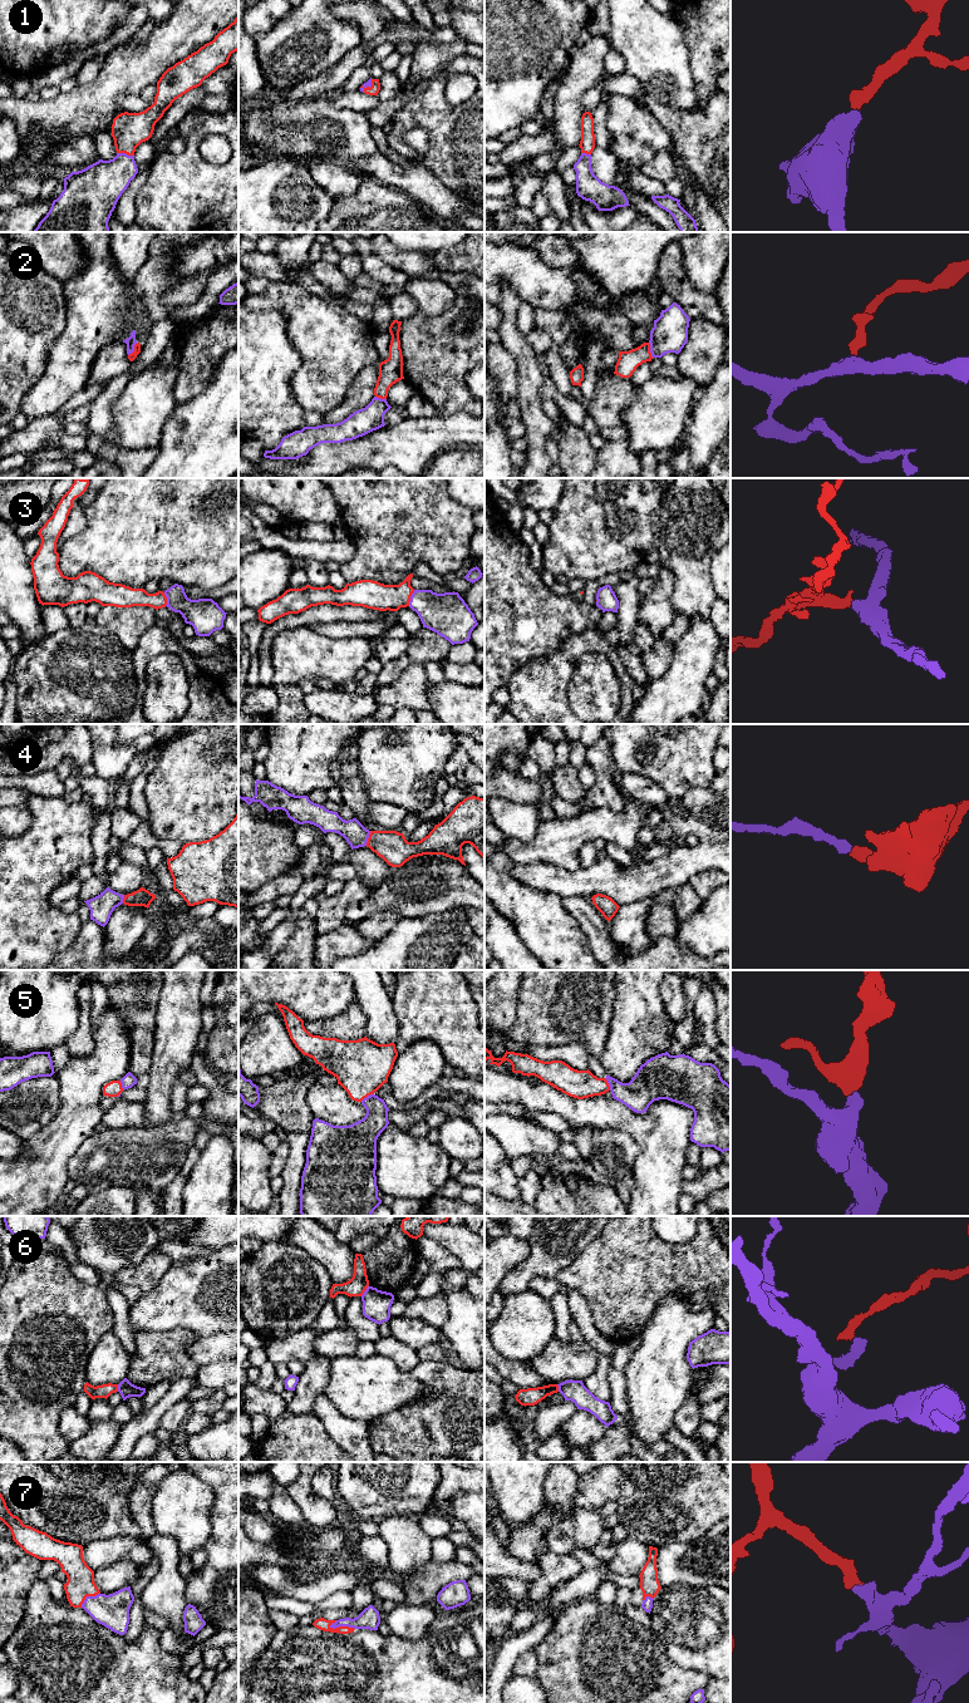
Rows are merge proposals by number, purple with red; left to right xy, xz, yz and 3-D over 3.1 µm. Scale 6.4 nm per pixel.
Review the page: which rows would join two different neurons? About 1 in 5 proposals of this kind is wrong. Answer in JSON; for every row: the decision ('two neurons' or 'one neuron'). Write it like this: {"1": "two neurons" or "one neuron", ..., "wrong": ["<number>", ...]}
{"1": "one neuron", "2": "one neuron", "3": "one neuron", "4": "one neuron", "5": "one neuron", "6": "two neurons", "7": "one neuron", "wrong": ["6"]}

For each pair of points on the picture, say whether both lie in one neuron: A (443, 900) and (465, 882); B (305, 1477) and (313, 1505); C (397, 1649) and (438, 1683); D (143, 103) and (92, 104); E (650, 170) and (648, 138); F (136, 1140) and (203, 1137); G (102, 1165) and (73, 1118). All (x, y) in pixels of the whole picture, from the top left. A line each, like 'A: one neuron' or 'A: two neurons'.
A: one neuron
B: one neuron
C: one neuron
D: two neurons
E: two neurons
F: two neurons
G: two neurons

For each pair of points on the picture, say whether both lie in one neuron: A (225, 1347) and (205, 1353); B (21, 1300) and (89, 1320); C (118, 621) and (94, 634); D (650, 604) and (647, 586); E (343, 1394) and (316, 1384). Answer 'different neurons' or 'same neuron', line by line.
A: same neuron
B: same neuron
C: different neurons
D: different neurons
E: different neurons

